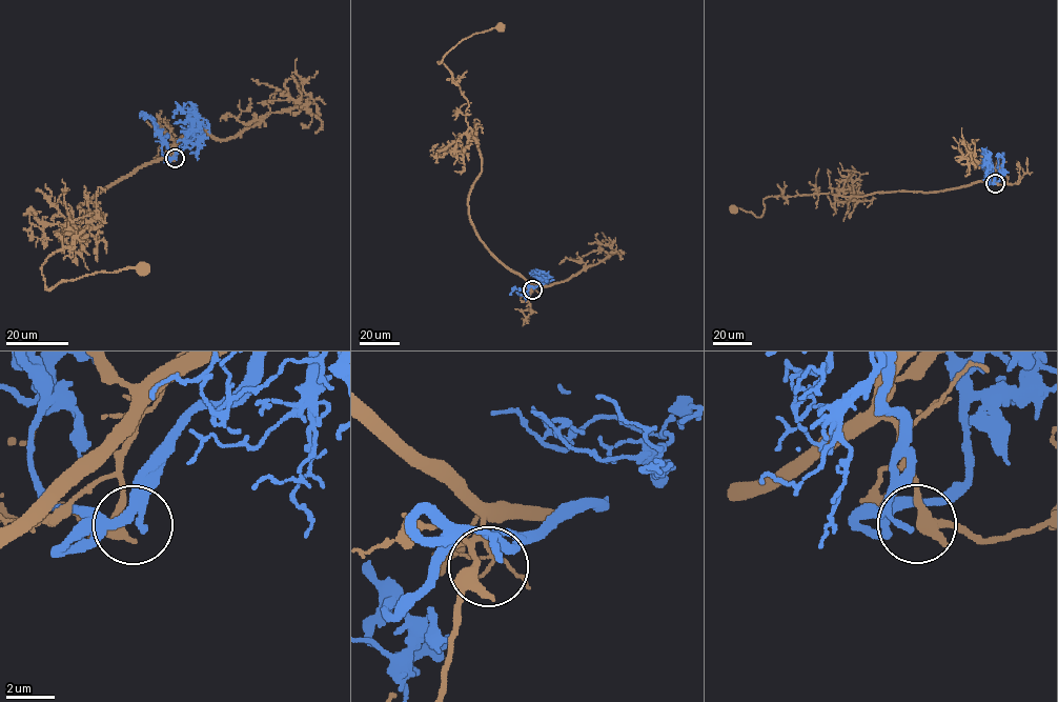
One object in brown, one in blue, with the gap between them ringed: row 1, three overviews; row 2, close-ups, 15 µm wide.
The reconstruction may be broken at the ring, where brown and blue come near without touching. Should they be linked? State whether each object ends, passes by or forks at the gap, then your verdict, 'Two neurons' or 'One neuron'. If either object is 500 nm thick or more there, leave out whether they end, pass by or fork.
At the ring brown forks. At the ring blue ends. Two neurons

